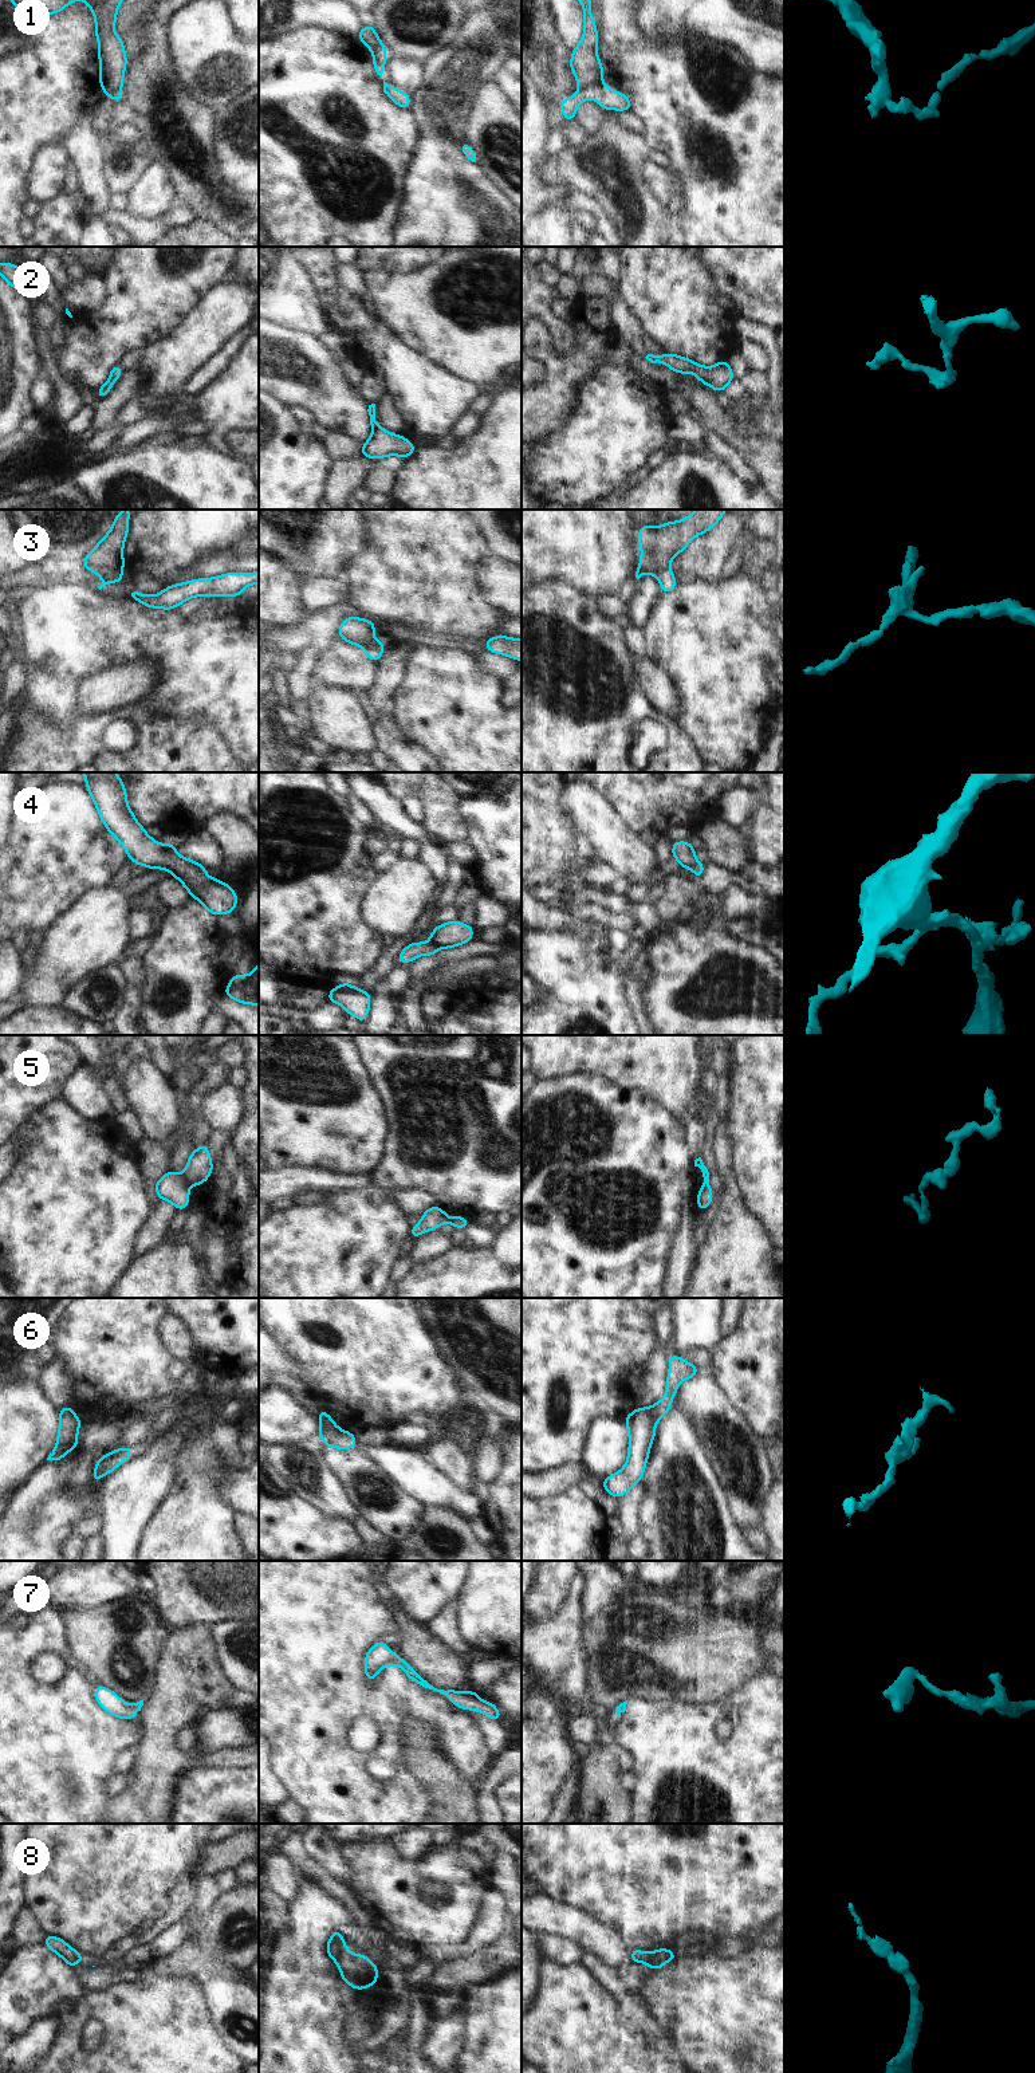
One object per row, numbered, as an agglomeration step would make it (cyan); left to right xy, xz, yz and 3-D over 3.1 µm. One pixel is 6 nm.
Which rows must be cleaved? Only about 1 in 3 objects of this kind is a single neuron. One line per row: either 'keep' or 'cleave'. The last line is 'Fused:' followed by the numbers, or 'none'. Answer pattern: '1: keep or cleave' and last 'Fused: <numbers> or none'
1: cleave
2: keep
3: cleave
4: cleave
5: cleave
6: cleave
7: keep
8: cleave
Fused: 1, 3, 4, 5, 6, 8

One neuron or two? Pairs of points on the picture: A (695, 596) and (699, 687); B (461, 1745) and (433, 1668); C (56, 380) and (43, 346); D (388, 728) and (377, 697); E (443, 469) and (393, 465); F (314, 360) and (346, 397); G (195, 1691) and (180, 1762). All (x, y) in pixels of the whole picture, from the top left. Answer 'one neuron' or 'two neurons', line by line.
A: one neuron
B: two neurons
C: one neuron
D: two neurons
E: two neurons
F: one neuron
G: one neuron

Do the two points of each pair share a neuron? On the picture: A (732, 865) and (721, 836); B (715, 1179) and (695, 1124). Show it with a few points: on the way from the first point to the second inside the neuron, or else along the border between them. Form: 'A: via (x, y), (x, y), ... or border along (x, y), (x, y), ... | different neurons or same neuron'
A: via (732, 858), (721, 842) | same neuron
B: border along (695, 1114), (705, 1131), (705, 1141), (699, 1156) | different neurons

